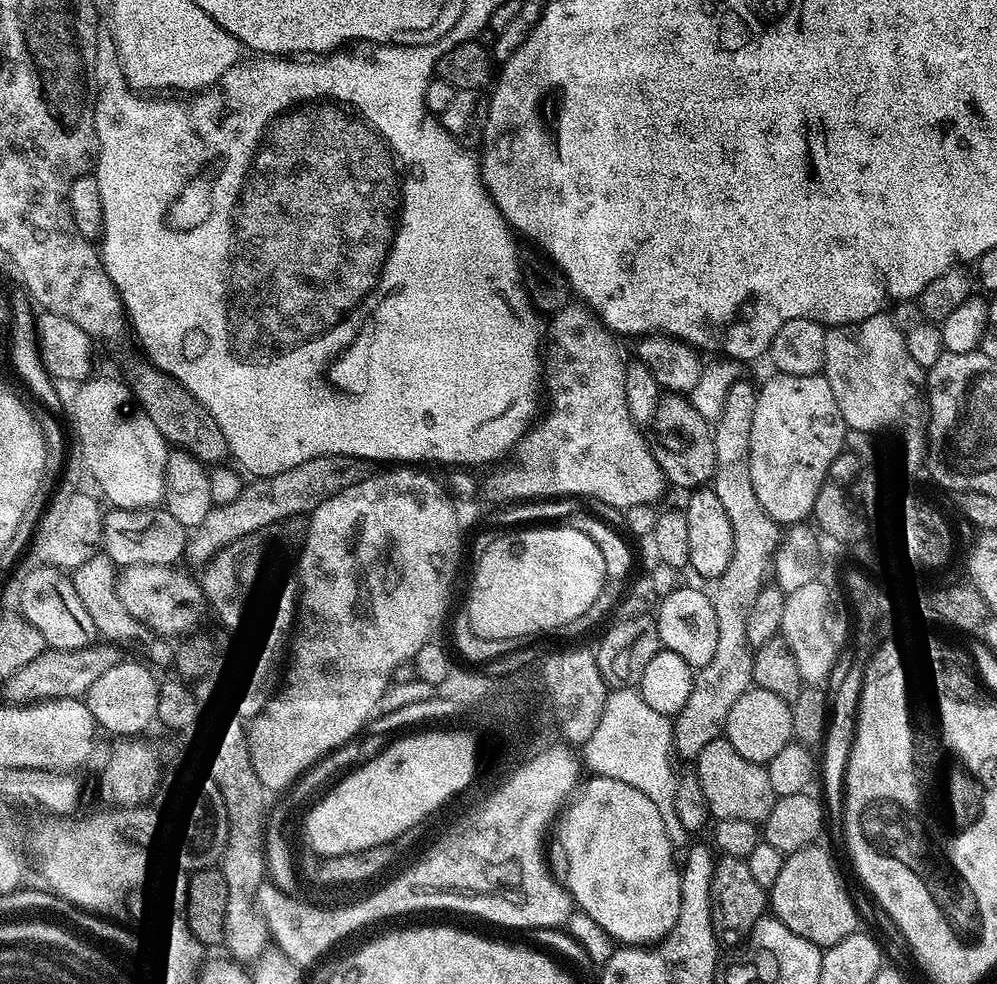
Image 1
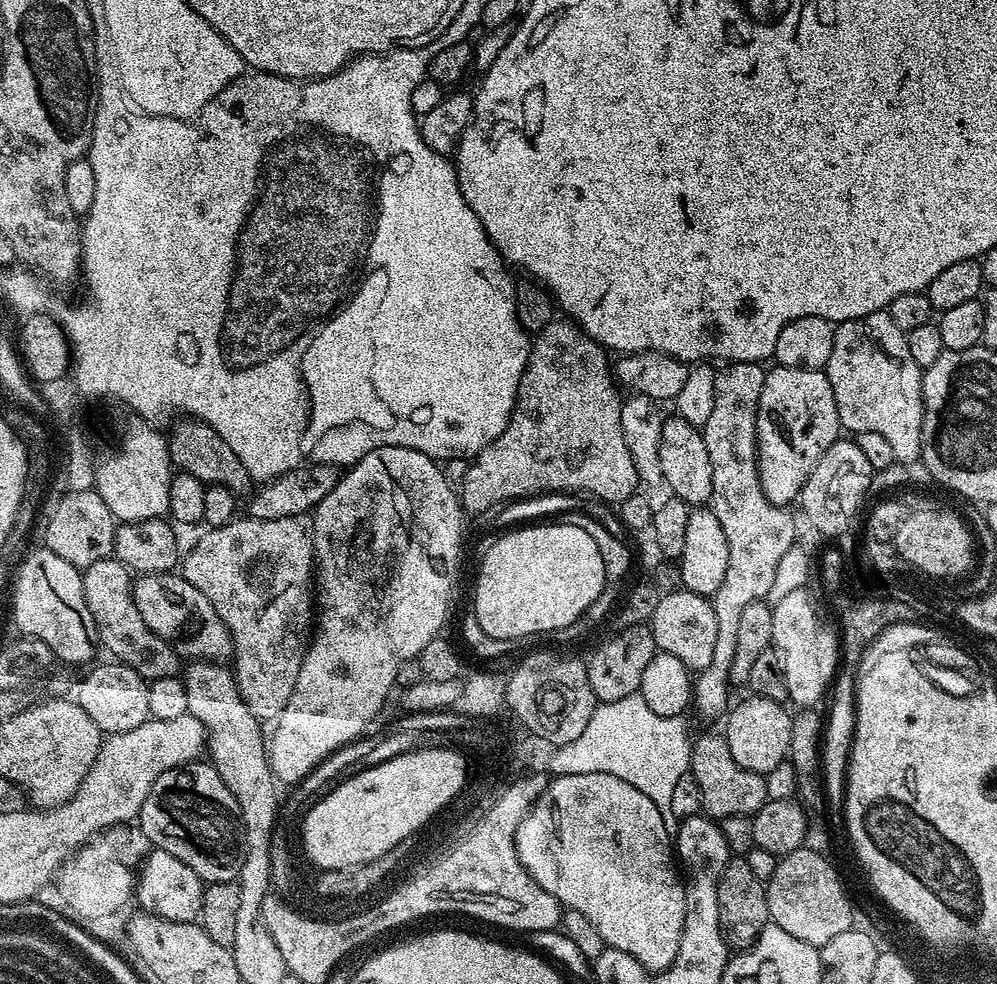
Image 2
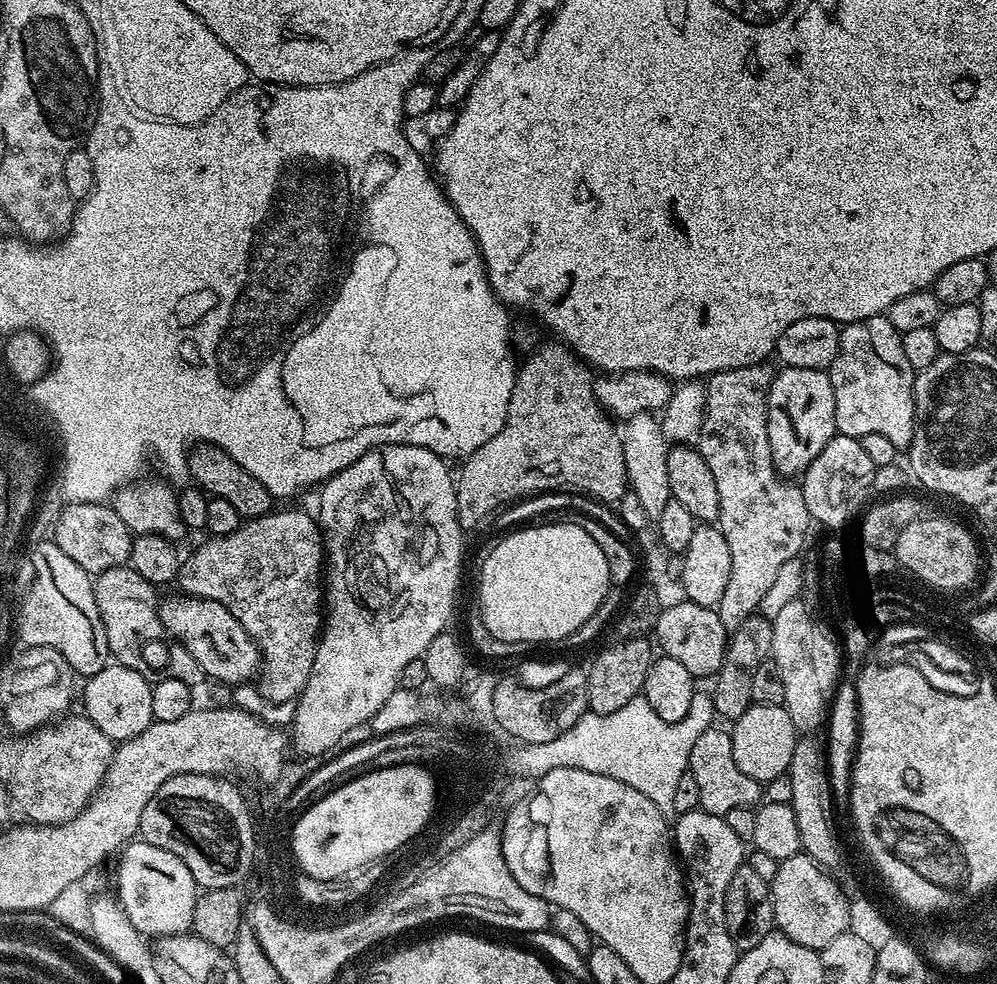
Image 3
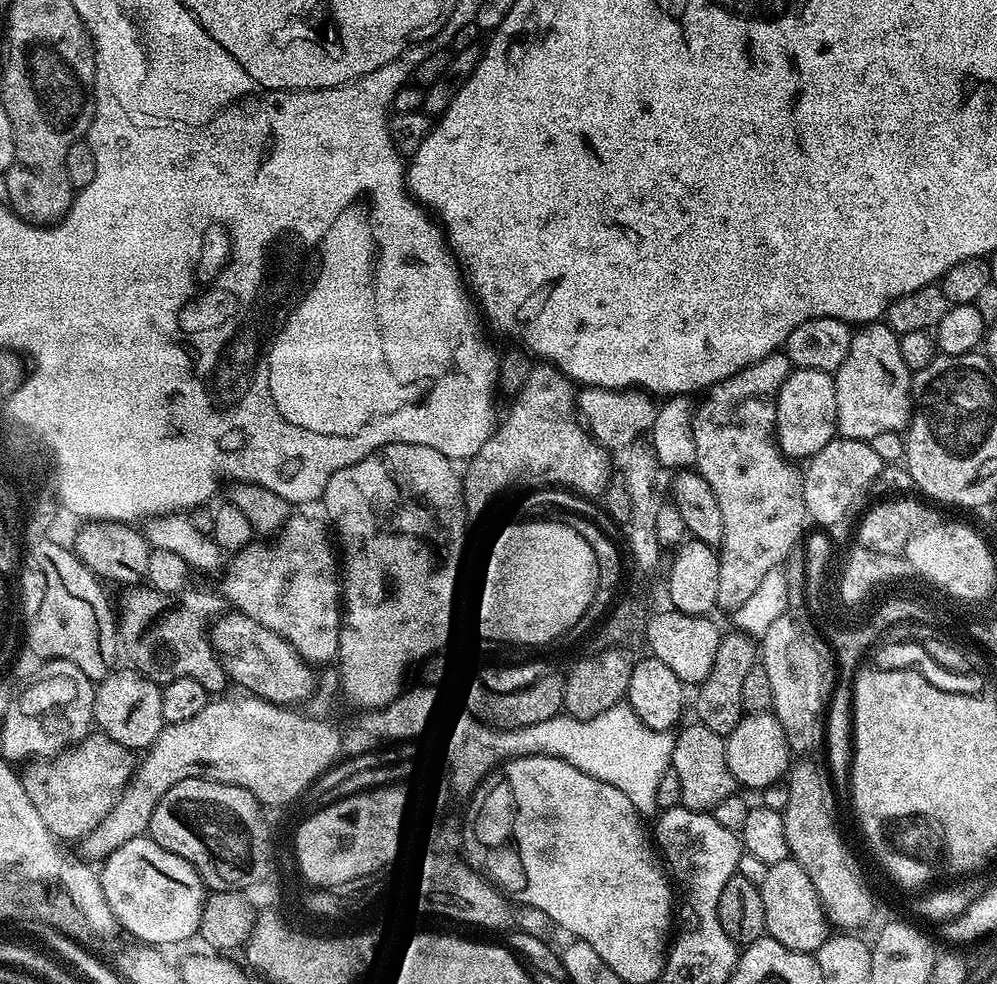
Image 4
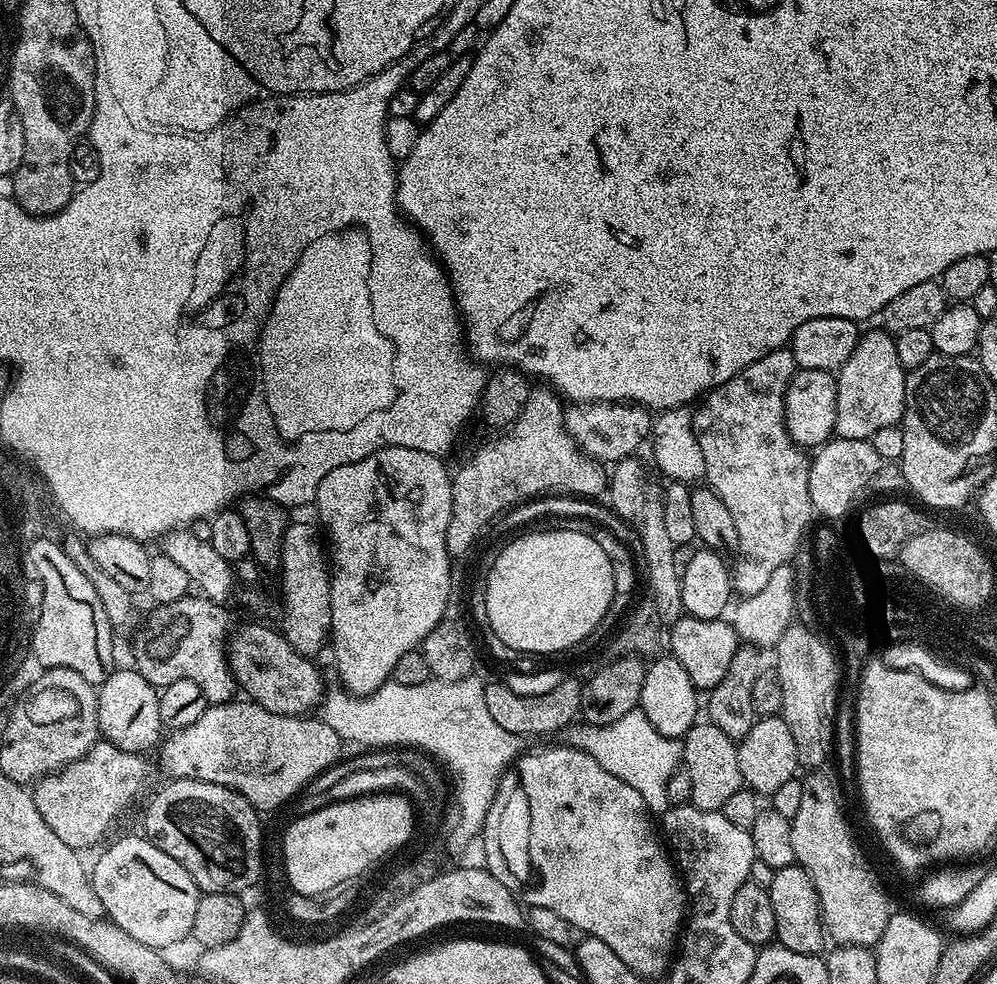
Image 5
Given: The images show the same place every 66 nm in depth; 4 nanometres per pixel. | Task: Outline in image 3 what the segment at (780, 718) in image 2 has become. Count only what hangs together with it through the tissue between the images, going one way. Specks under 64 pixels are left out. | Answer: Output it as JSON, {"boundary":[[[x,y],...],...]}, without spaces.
{"boundary":[[[756,702],[739,713],[735,720],[736,725],[730,728],[730,735],[734,762],[738,762],[738,770],[742,770],[742,774],[750,774],[750,778],[761,782],[785,775],[798,739],[796,727],[787,708],[779,704]]]}

